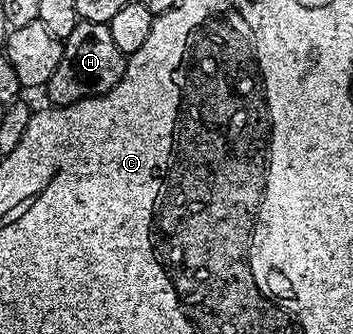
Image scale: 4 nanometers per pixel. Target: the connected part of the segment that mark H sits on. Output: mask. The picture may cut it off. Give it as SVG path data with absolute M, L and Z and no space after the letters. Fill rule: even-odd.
M79 19L78 25L68 34L62 46L60 66L56 74L44 85L44 93L51 105L74 104L77 100L88 100L92 96L102 96L120 82L126 69L128 57L116 47L109 24Z

